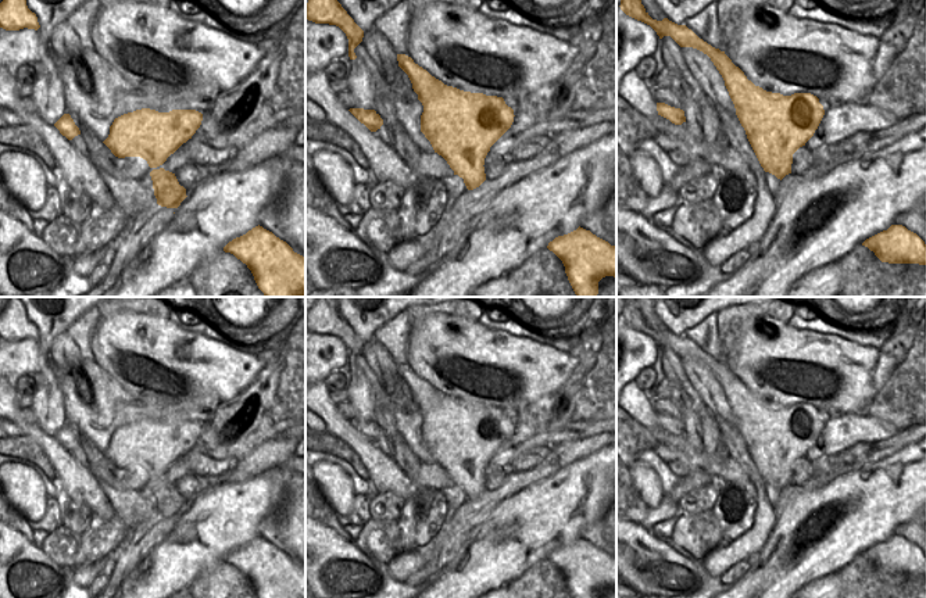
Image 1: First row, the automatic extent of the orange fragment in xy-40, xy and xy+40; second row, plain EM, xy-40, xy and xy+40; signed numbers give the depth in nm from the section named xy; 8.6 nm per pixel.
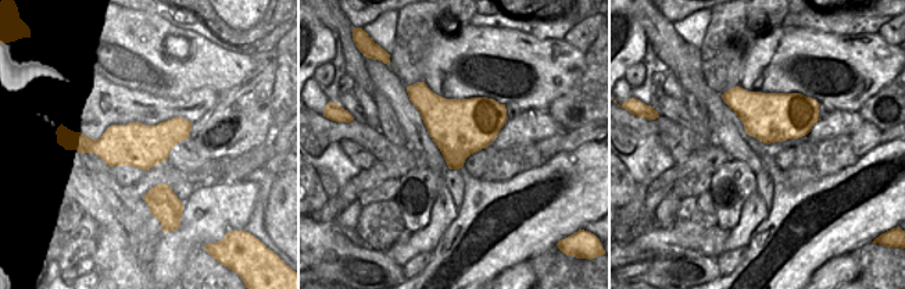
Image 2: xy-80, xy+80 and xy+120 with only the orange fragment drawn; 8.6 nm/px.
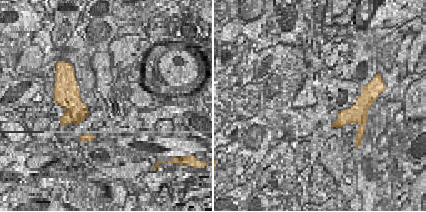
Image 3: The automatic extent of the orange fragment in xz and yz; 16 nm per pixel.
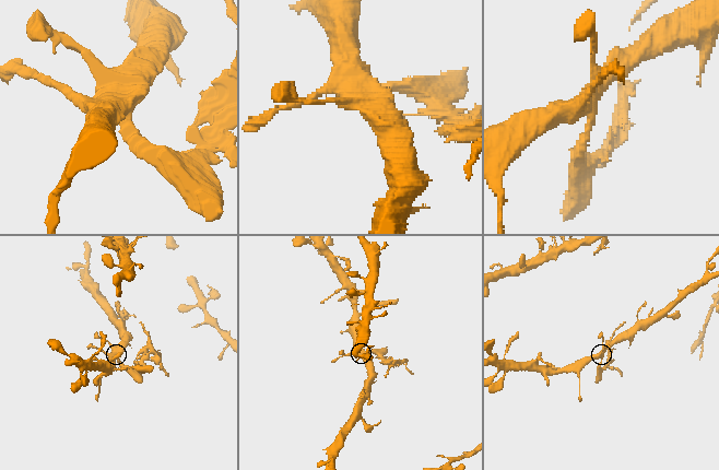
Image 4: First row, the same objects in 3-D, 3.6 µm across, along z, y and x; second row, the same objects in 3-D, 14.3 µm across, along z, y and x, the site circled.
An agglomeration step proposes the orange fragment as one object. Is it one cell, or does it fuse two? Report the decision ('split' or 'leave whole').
split

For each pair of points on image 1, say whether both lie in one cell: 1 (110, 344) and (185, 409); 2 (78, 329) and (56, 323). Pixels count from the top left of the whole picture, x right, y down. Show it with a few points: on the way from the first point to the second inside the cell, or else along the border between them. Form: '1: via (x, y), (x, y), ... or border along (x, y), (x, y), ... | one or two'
1: border along (210, 396), (196, 396), (178, 403), (146, 397) | two
2: border along (86, 311), (65, 330) | two

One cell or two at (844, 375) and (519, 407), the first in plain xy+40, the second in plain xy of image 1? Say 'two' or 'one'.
two

